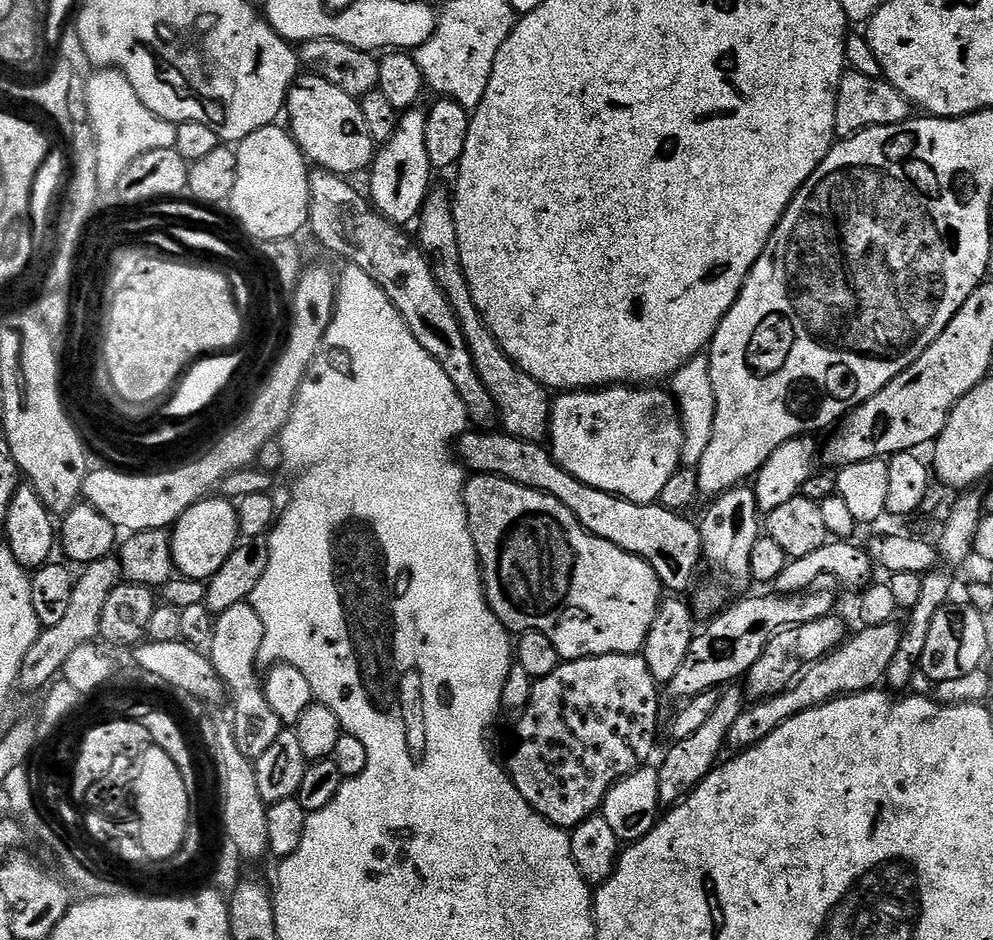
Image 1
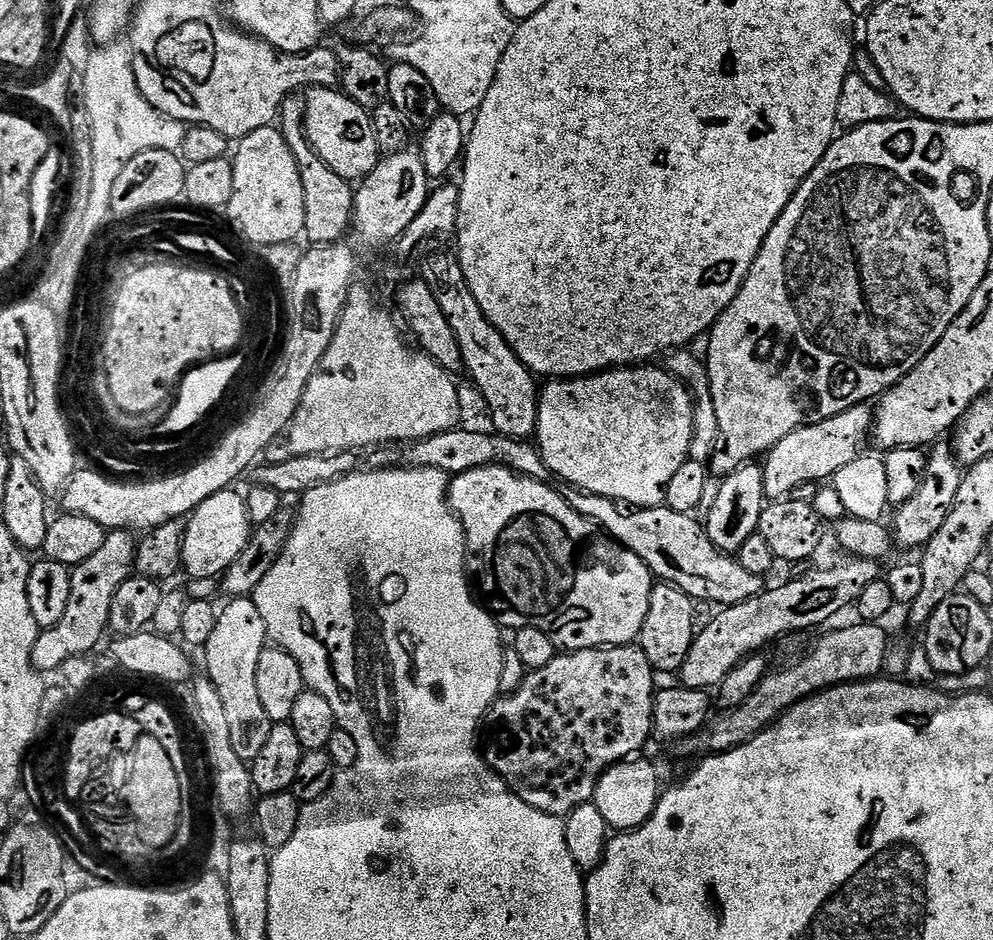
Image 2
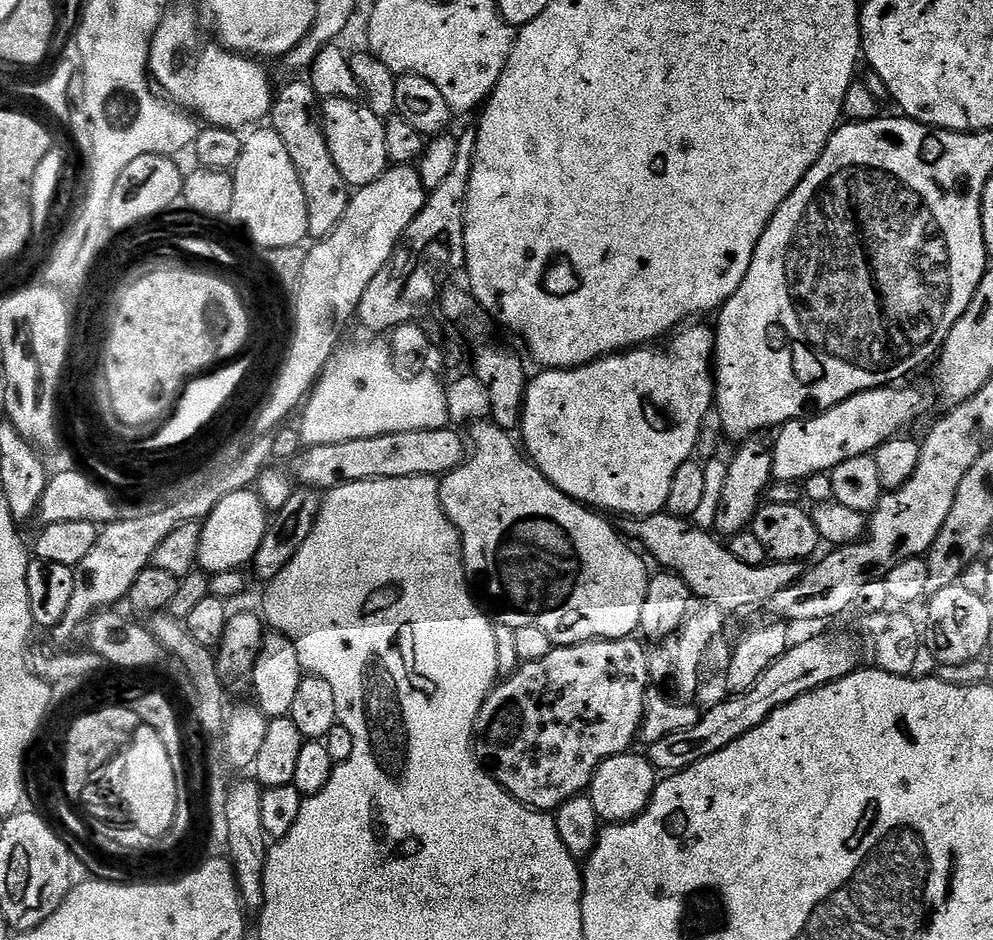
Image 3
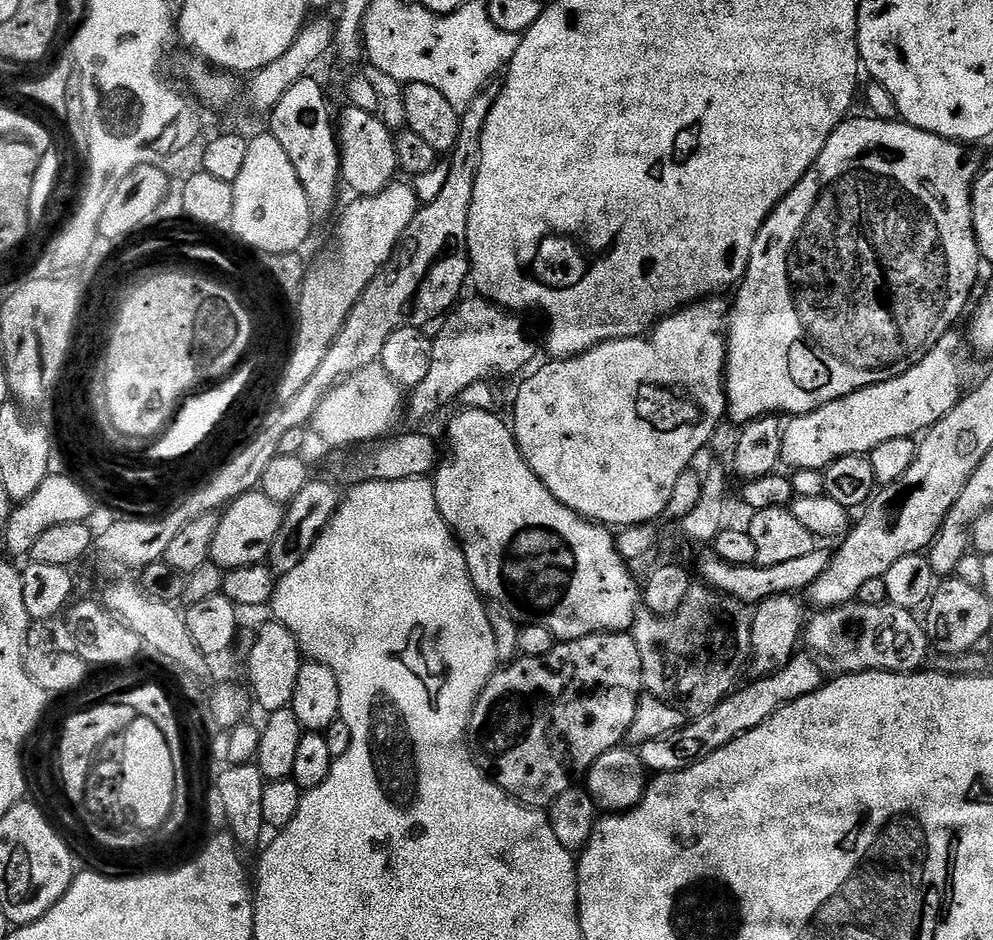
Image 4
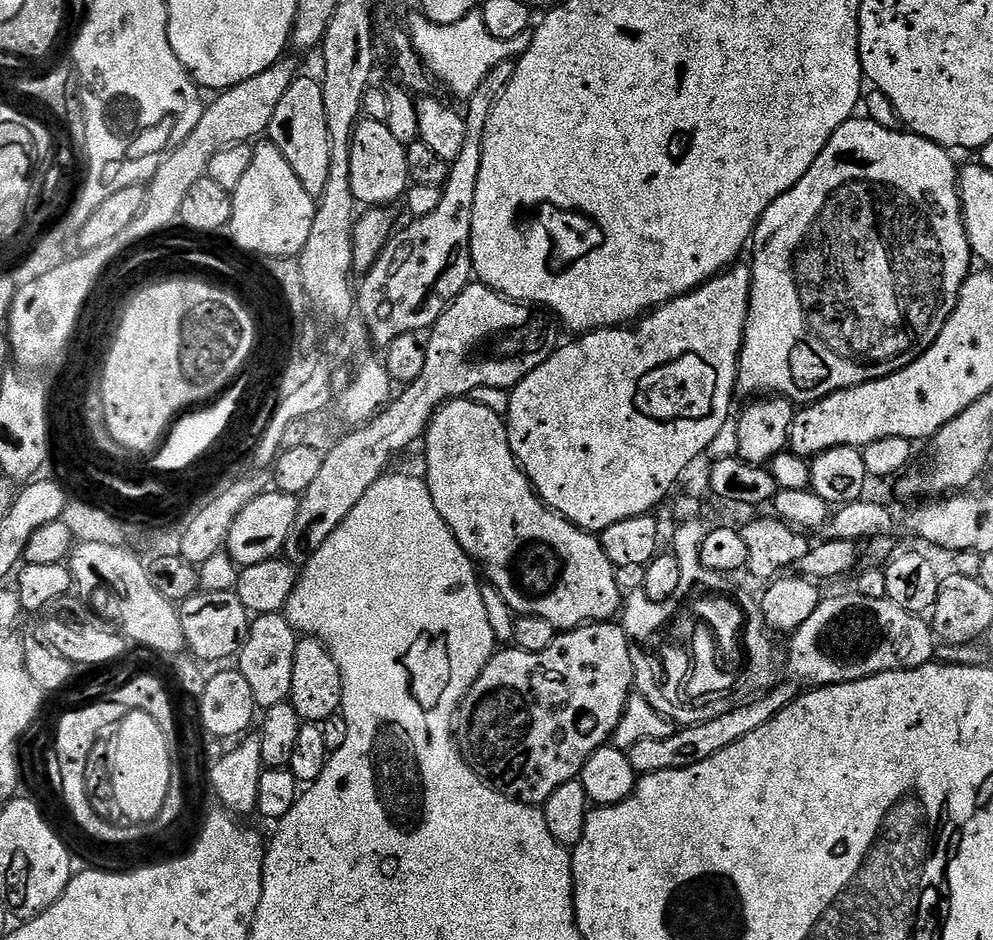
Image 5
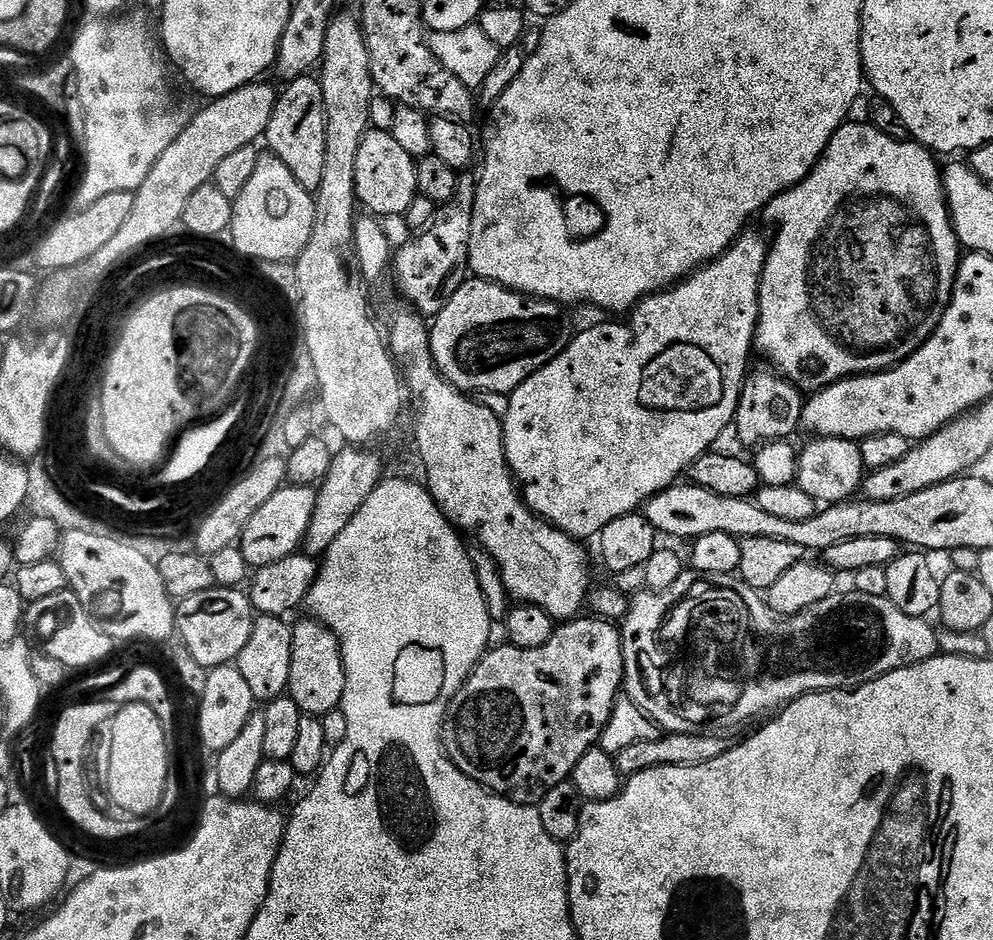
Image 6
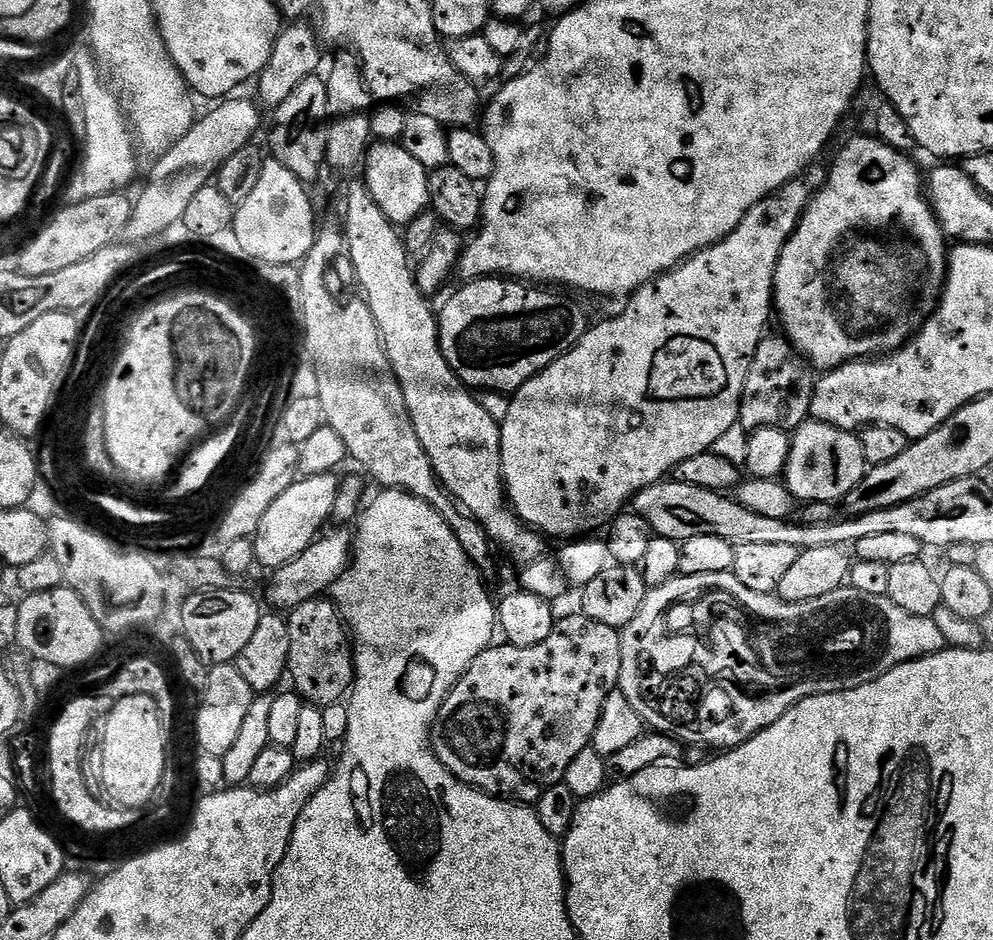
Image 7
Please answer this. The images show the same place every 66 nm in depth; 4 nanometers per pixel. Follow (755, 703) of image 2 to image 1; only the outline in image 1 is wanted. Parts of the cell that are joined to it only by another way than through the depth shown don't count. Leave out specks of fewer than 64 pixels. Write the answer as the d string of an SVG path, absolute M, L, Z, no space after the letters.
M899 623L882 626L861 627L860 632L849 635L832 652L826 653L821 660L808 665L792 687L767 700L749 703L742 714L738 714L738 722L730 726L727 747L732 750L753 748L761 744L782 722L794 718L811 708L822 706L840 696L853 696L859 692L870 692L877 687L876 683L884 680L886 670L890 670L890 662L894 654L898 654L898 642L902 642L902 628Z

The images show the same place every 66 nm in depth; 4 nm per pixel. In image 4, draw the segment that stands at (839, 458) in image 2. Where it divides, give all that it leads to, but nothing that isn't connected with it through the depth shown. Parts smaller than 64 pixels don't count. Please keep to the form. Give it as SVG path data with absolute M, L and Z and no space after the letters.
M956 330L946 333L941 340L936 341L935 346L930 350L930 354L926 354L926 358L922 358L922 362L918 362L913 368L906 370L906 374L902 374L898 378L890 378L881 384L866 386L854 394L846 394L841 400L826 402L826 406L822 406L810 414L791 417L791 419L784 424L784 433L782 434L782 454L780 455L781 461L783 461L785 465L788 463L790 466L789 469L792 470L798 468L801 468L802 470L823 470L830 467L830 465L836 462L838 458L846 458L847 456L867 456L869 452L874 450L874 446L882 446L882 442L890 442L890 438L906 438L907 436L916 438L927 432L929 428L933 428L942 417L946 414L950 414L950 410L954 410L954 406L966 392L966 387L964 388L964 376L960 373L960 363L964 360L964 348L966 352L966 340L961 333L960 336L958 333L959 331Z

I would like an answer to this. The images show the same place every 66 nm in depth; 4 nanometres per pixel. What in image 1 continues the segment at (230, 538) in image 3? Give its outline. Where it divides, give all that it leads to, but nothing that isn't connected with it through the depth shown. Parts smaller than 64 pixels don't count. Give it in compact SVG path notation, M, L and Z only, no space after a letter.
M205 498L190 506L190 510L186 510L170 529L172 562L175 571L187 580L207 582L214 574L218 574L218 570L222 570L222 562L230 558L241 539L236 504L228 498L212 499Z

